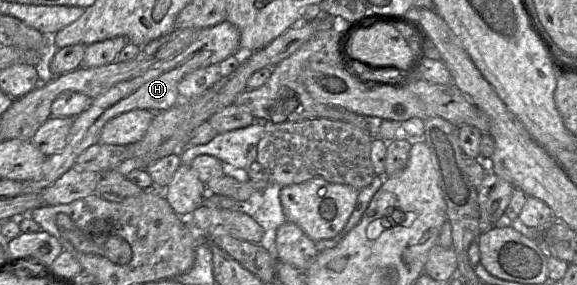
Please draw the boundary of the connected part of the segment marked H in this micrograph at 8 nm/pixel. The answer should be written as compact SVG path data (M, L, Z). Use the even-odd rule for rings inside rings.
M224 20L209 28L201 29L193 42L175 56L154 63L140 75L119 82L93 98L88 107L74 117L65 147L46 158L42 178L23 182L25 183L23 194L41 192L72 169L80 154L99 143L102 128L110 119L133 109L145 109L156 113L175 106L180 101L178 84L186 74L212 64L218 65L239 50L239 43L238 28Z

